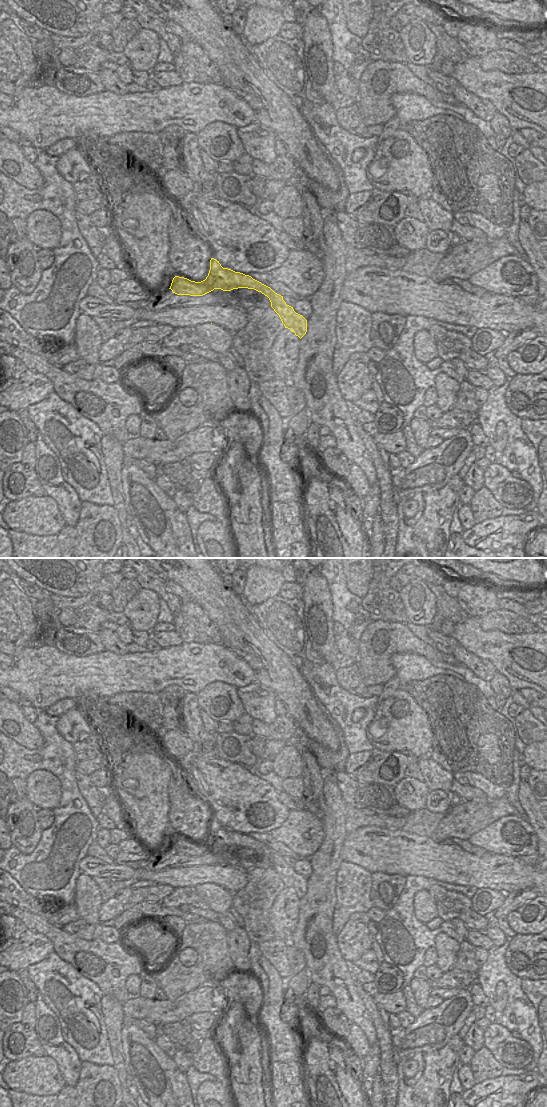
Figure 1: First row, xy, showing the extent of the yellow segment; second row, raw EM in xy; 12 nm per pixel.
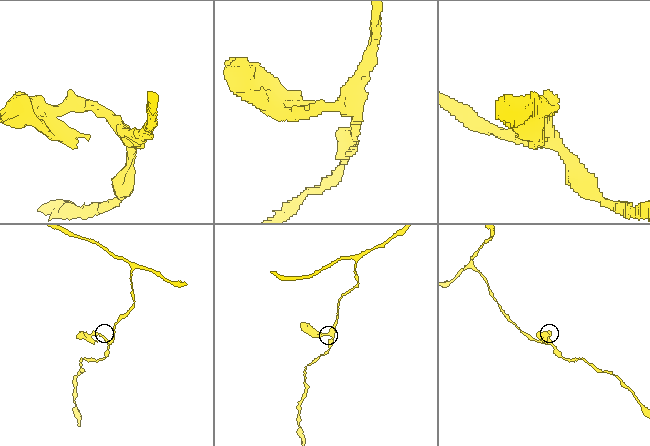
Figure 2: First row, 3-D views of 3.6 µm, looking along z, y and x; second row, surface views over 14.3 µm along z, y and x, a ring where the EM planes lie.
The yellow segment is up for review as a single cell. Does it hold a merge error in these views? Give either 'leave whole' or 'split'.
split

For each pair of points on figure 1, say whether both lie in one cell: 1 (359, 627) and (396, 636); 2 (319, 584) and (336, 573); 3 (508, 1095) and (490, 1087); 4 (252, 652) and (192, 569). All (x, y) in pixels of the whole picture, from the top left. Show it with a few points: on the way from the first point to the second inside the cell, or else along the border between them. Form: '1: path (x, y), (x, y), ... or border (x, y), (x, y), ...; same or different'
1: border (373, 621), (367, 626), (357, 641); different
2: border (318, 568), (318, 571), (326, 580), (332, 602); different
3: path (504, 1091), (494, 1090); same
4: path (240, 631), (233, 617), (208, 590); same

